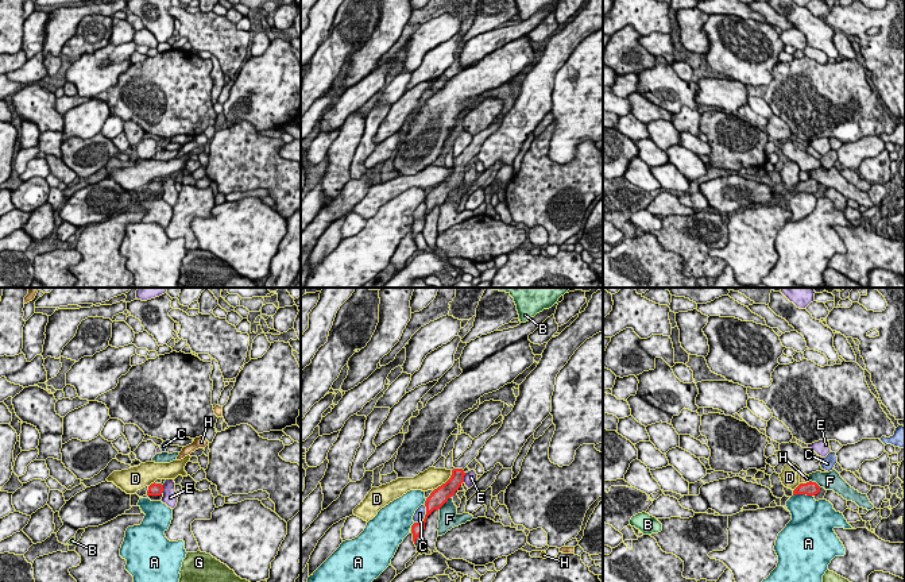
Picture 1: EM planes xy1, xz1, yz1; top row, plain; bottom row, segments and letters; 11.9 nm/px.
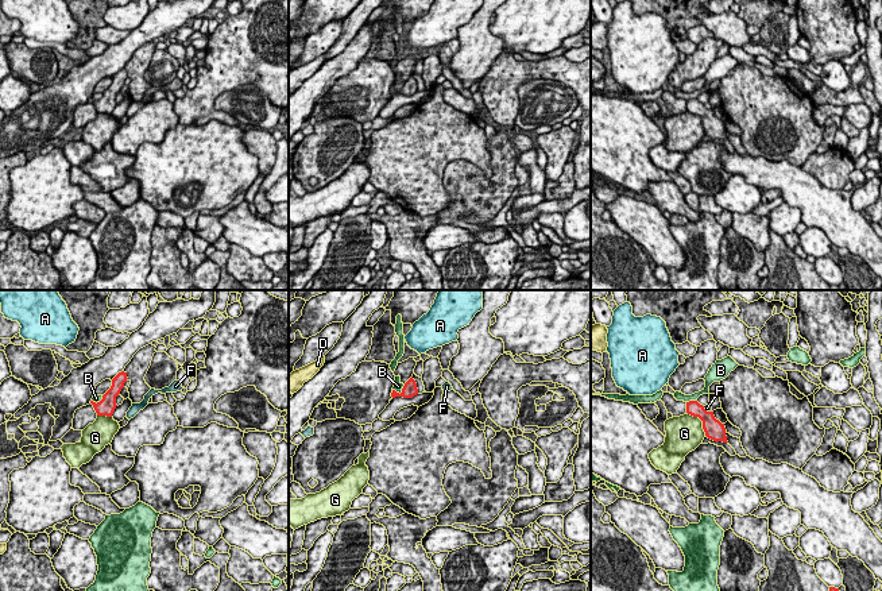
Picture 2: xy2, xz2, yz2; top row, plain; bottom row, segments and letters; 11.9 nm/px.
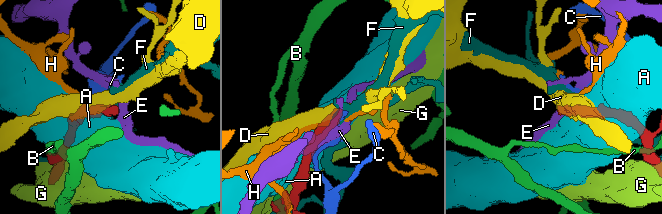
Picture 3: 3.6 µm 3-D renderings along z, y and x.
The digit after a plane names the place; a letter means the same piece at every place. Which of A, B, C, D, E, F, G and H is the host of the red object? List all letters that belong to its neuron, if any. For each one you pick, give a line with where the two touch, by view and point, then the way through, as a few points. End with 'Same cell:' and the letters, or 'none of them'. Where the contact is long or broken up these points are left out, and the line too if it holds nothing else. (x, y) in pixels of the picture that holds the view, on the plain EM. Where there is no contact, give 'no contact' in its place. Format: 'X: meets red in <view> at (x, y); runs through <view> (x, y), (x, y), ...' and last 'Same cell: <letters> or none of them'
Same cell: none of them

